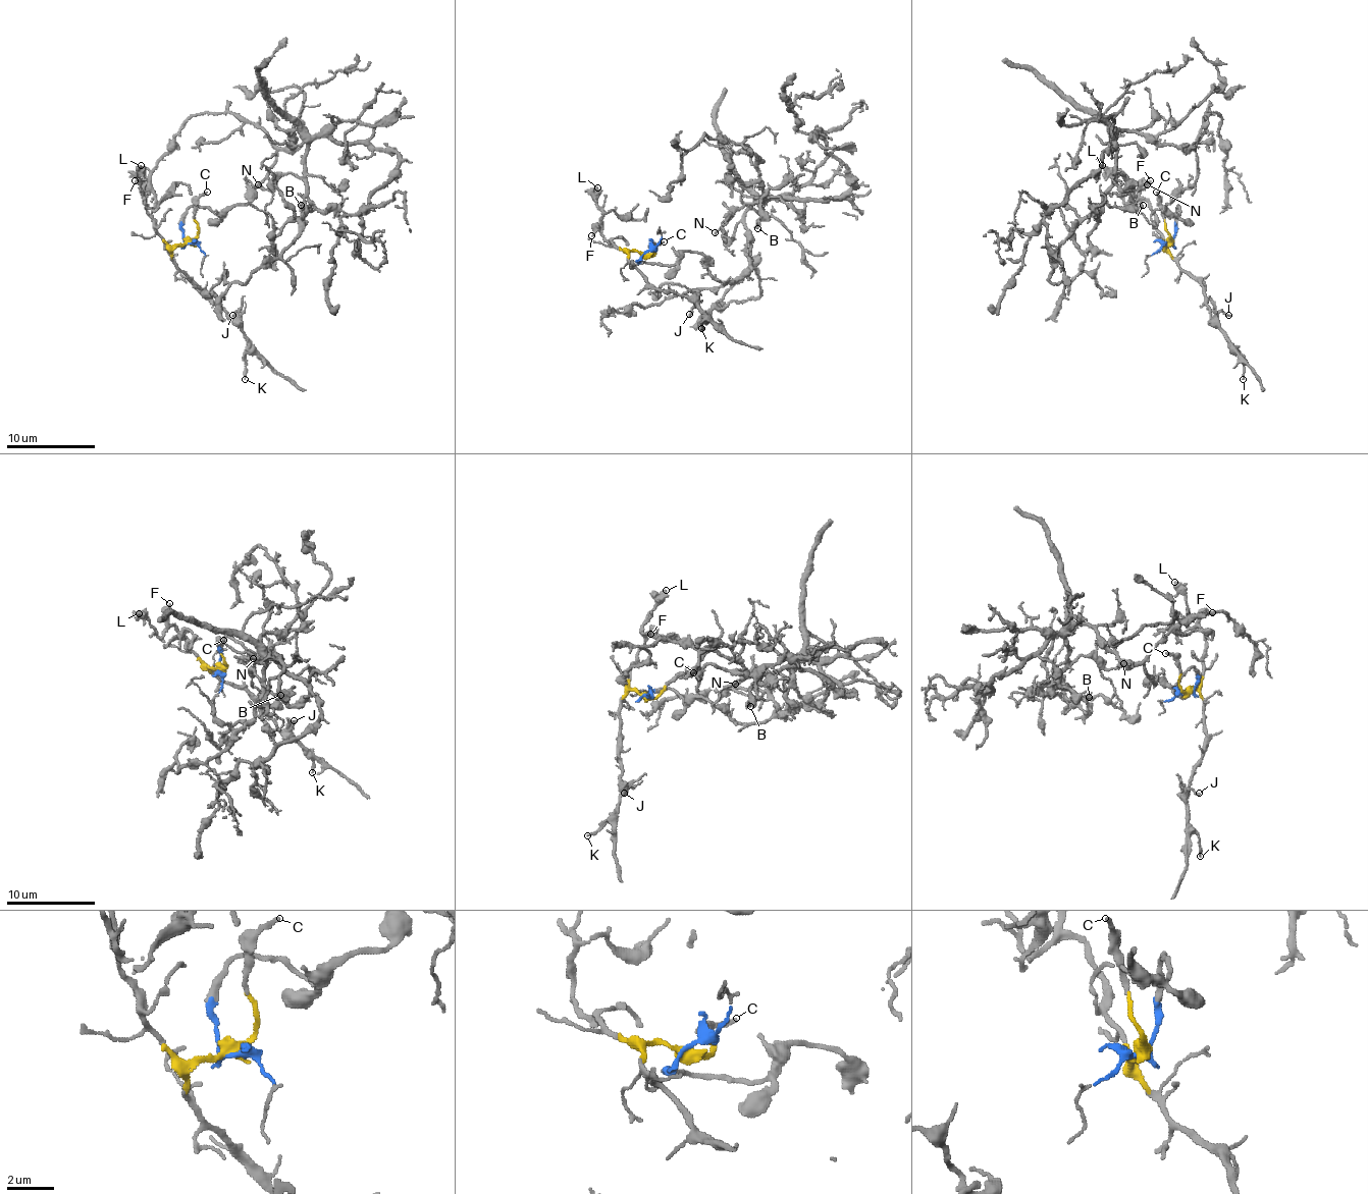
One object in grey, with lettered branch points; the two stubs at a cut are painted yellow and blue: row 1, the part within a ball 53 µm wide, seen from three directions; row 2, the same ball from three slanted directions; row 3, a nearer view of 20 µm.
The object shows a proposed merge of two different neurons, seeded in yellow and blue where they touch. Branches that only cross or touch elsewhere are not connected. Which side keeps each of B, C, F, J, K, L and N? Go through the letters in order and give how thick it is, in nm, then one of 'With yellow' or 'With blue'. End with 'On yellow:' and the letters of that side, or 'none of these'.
B: Thickness 200 nm. With blue
C: Thickness 180 nm. With yellow
F: Thickness 240 nm. With yellow
J: Thickness 150 nm. With yellow
K: Thickness 160 nm. With yellow
L: Thickness 440 nm. With yellow
N: Thickness 130 nm. With blue
On yellow: C, F, J, K, L

